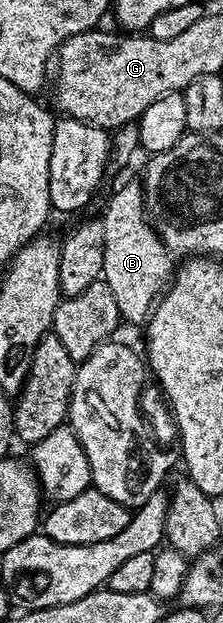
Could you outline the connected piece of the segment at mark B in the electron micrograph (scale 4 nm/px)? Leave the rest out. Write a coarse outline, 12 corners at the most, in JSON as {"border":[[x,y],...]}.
{"border":[[144,189],[109,198],[102,279],[143,325],[174,275]]}

